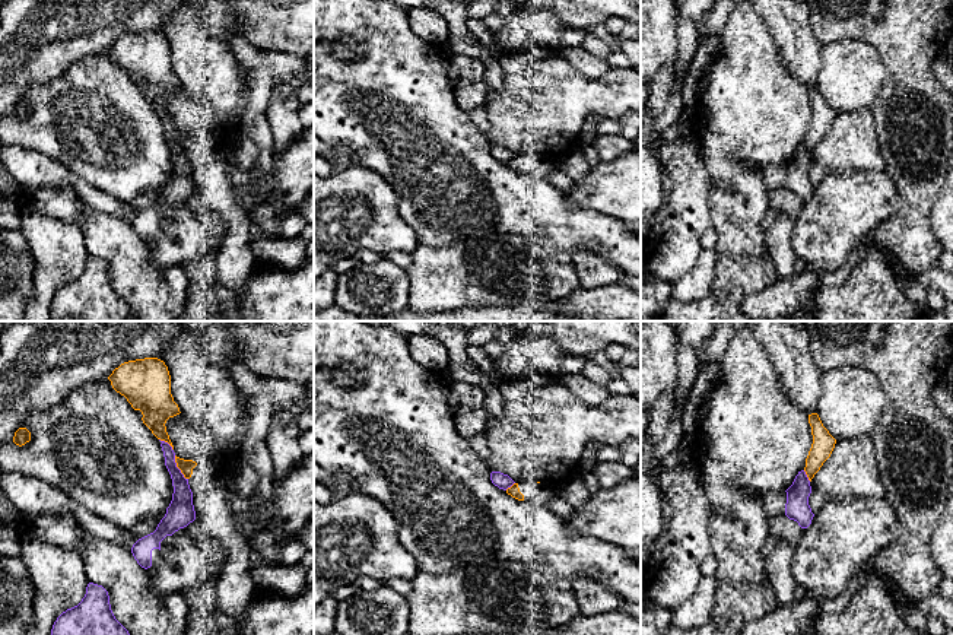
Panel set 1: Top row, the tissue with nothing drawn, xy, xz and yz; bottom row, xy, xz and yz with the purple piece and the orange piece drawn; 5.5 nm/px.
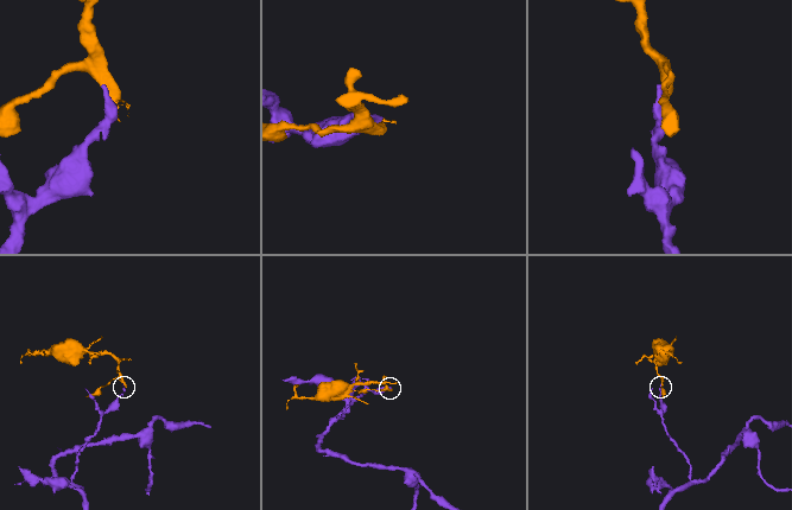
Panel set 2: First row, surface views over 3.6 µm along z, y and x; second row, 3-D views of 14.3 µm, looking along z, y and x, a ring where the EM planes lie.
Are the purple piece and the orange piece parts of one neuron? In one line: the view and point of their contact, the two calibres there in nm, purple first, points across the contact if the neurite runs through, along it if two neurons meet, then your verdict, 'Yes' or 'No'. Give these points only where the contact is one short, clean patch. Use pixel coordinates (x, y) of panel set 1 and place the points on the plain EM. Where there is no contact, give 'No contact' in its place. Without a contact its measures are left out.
Touches purple at xy (177, 140). Thickness 150 nm (purple) against 80 nm. Boundary: xy (174, 129), (175, 139), (187, 152). No

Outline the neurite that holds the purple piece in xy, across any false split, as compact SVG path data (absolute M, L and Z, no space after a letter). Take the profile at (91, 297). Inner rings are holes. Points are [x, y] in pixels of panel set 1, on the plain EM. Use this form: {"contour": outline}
{"contour": "M89 255L82 274L63 285L53 298L50 321L136 321L128 304L115 292L108 264Z"}

